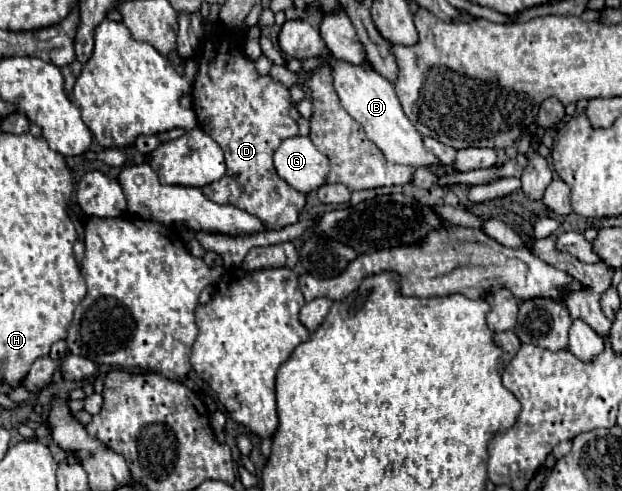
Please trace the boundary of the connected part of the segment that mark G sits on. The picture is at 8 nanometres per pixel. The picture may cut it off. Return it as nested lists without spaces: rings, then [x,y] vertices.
[[[308,137],[284,139],[274,153],[274,167],[280,179],[300,193],[310,193],[326,183],[328,157],[322,155]]]

